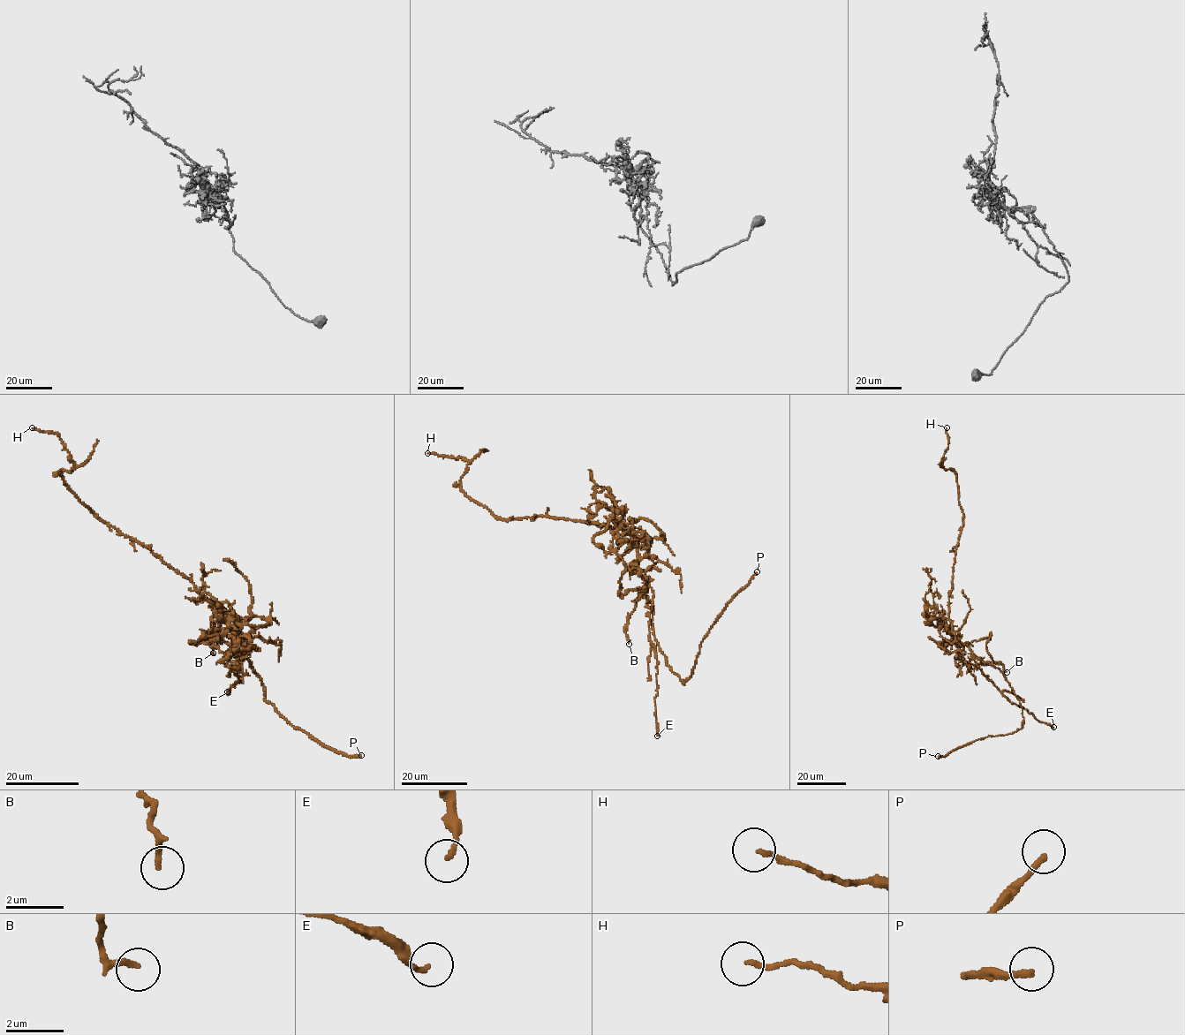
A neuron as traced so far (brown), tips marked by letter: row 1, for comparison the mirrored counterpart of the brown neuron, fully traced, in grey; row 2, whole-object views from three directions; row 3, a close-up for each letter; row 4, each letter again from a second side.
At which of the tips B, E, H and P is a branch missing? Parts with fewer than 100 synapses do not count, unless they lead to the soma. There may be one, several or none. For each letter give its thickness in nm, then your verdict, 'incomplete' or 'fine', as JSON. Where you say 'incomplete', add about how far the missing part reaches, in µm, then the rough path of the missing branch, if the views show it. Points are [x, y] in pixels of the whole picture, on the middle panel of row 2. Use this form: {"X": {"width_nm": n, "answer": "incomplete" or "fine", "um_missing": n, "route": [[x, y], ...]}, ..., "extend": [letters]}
{"B": {"width_nm": 200, "answer": "fine"}, "E": {"width_nm": 140, "answer": "fine"}, "H": {"width_nm": 140, "answer": "fine"}, "P": {"width_nm": 200, "answer": "incomplete", "um_missing": 50}, "extend": ["P"]}

